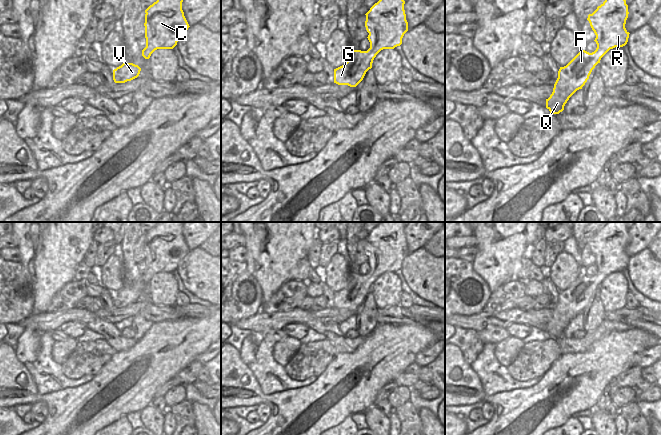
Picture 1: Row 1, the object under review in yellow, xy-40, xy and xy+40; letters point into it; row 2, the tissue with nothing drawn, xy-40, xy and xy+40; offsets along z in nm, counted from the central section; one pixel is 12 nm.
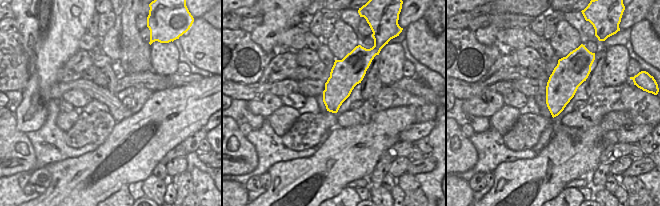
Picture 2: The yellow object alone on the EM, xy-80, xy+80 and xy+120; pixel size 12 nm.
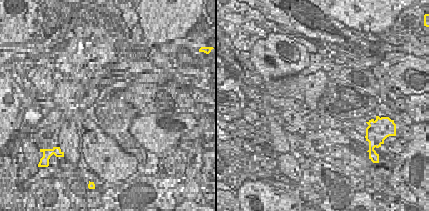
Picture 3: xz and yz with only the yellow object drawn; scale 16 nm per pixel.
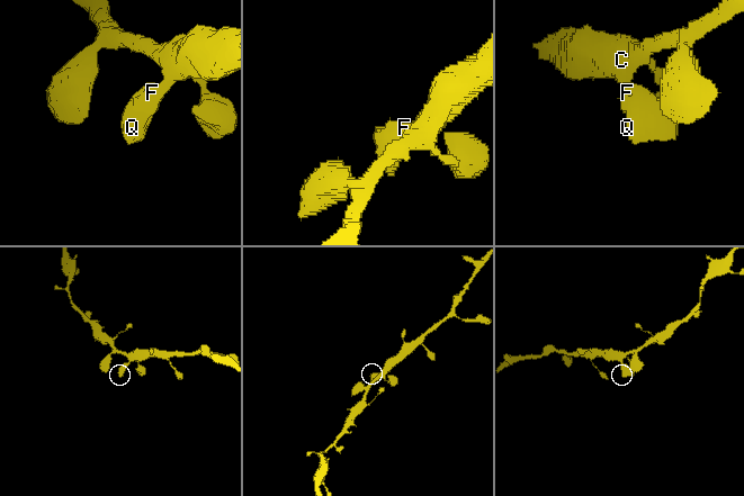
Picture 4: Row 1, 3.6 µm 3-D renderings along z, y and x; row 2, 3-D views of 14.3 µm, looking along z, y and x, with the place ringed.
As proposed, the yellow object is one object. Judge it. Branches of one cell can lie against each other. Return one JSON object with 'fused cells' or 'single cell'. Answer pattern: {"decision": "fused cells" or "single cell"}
{"decision": "single cell"}

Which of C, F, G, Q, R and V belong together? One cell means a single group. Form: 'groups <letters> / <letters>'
groups C F G Q R V

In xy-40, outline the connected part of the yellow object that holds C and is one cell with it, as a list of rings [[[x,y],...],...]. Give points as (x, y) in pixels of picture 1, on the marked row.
[[[157,0],[145,10],[146,47],[142,56],[149,59],[157,49],[173,49],[190,27],[182,10],[183,0]]]

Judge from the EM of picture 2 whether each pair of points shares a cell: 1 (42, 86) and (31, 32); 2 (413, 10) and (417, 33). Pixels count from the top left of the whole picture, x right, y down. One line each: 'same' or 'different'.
1: same
2: different

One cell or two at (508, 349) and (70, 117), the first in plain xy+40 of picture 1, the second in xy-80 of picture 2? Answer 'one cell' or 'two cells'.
one cell

